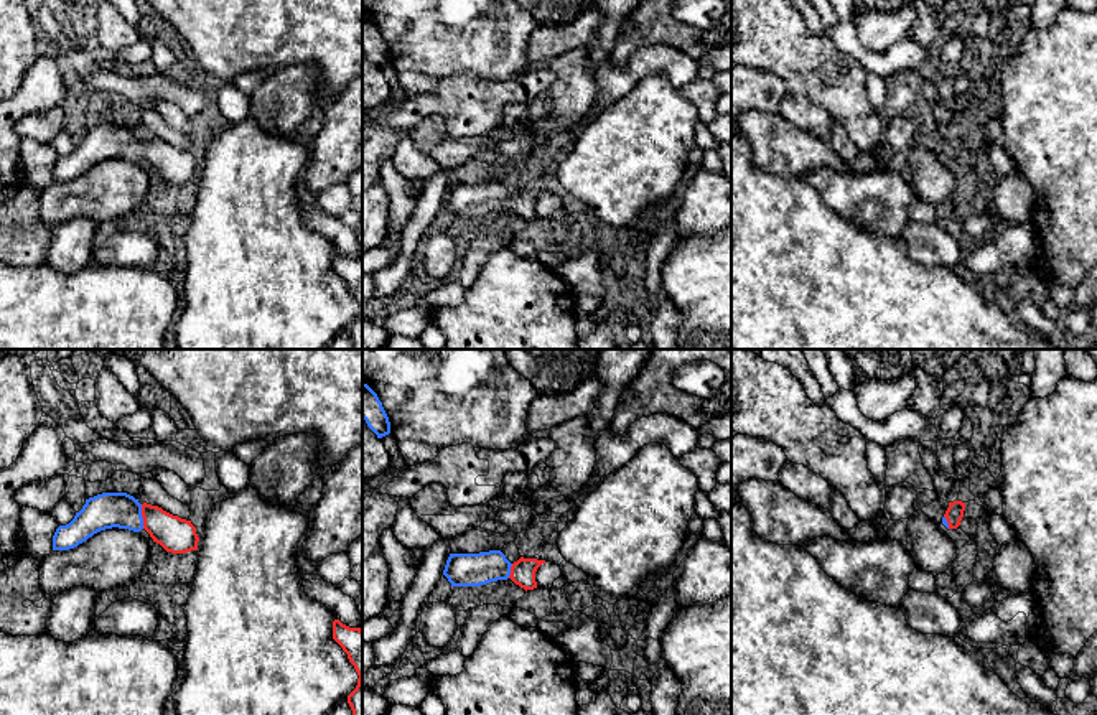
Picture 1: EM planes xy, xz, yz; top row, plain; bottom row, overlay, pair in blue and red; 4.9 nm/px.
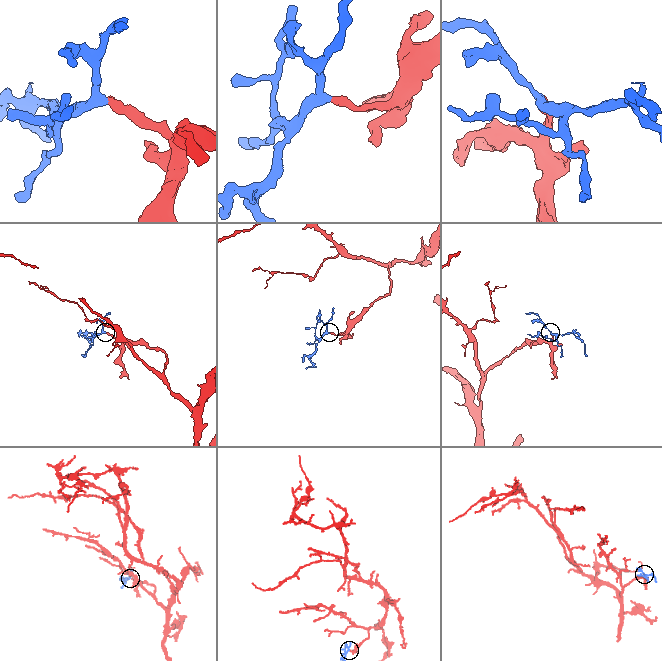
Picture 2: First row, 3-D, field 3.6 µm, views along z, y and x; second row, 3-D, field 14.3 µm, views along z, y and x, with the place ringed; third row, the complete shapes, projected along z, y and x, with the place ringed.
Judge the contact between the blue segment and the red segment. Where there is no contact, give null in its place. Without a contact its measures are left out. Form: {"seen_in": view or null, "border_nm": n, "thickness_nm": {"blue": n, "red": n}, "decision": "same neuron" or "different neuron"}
{"seen_in": "xy", "border_nm": 120, "thickness_nm": {"blue": 180, "red": 180}, "decision": "same neuron"}

